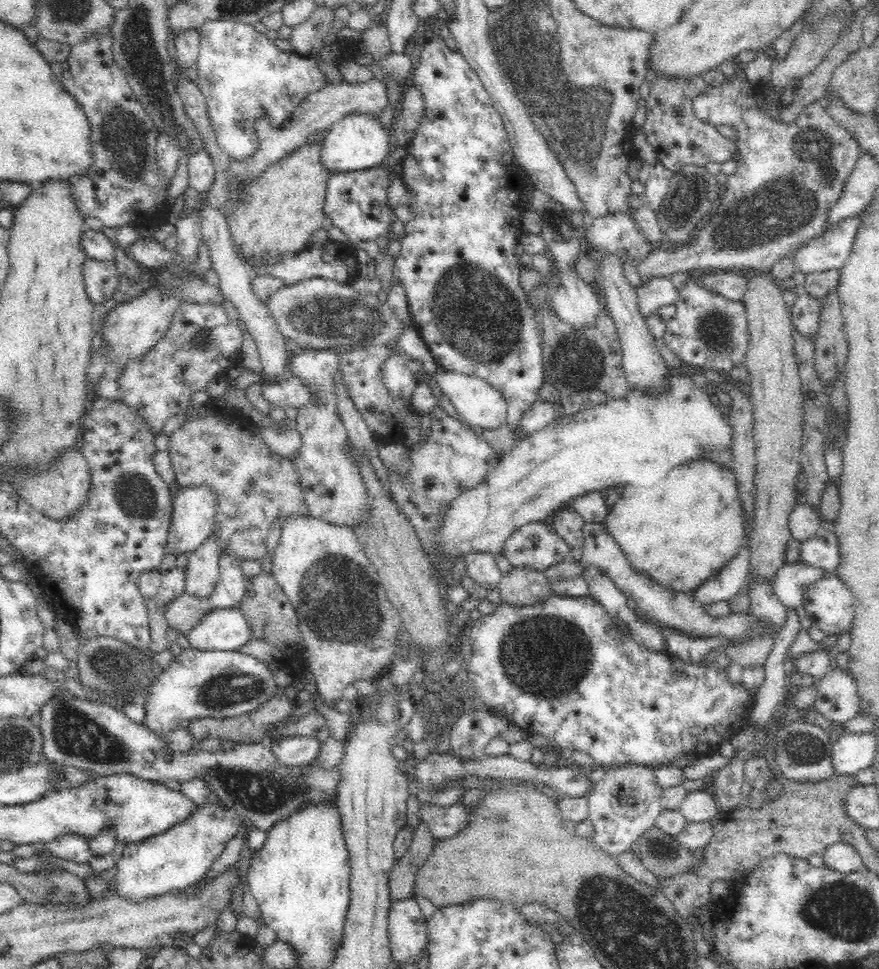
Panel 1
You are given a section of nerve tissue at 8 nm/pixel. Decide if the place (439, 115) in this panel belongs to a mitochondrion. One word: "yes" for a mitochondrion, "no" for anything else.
no

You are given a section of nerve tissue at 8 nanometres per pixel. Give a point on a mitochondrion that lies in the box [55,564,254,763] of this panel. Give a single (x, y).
(112, 667)

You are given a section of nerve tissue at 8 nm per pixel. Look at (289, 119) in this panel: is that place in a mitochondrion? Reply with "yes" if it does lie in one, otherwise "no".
no

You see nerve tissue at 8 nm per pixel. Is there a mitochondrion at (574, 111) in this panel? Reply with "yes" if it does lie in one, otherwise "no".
yes

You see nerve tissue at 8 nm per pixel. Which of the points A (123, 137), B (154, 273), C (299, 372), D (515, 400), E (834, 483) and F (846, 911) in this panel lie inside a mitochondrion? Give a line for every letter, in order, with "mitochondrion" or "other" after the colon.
A: mitochondrion
B: other
C: other
D: other
E: other
F: mitochondrion

